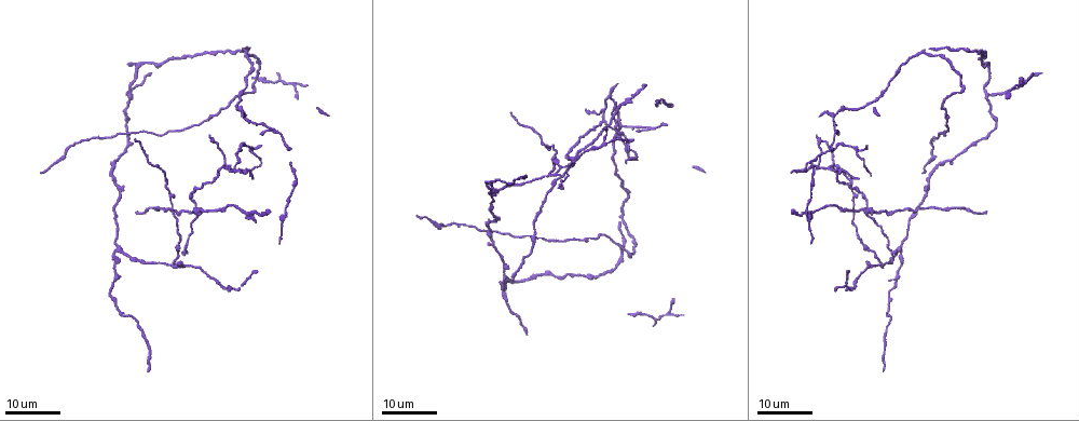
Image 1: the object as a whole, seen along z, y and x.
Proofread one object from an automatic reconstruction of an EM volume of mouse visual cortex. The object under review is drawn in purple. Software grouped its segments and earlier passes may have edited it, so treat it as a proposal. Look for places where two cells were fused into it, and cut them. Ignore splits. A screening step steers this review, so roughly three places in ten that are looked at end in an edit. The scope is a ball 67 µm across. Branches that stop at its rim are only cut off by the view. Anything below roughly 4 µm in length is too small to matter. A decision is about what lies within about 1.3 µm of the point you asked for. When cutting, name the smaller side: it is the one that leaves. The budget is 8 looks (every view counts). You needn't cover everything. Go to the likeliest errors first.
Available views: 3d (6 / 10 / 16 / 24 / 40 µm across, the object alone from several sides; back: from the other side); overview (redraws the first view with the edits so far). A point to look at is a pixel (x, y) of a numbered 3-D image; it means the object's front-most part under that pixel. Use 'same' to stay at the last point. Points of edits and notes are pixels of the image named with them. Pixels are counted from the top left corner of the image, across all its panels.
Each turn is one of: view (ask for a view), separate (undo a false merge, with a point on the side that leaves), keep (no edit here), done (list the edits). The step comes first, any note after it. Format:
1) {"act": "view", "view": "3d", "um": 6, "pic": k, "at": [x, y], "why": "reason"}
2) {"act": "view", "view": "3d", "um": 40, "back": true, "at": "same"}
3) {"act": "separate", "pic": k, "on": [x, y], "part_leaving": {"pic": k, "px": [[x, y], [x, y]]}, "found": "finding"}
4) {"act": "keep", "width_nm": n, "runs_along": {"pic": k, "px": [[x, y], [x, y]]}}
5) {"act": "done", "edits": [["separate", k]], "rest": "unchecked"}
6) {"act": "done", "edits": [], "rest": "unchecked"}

{"act": "view", "view": "3d", "um": 16, "pic": 1, "at": [882, 260], "why": "arms run side by side"}

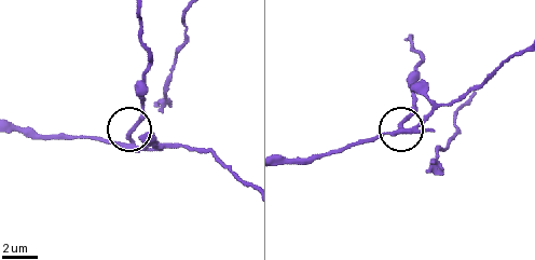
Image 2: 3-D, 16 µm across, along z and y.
{"act": "view", "view": "3d", "um": 10, "pic": 2, "at": [129, 136], "why": "closer look"}

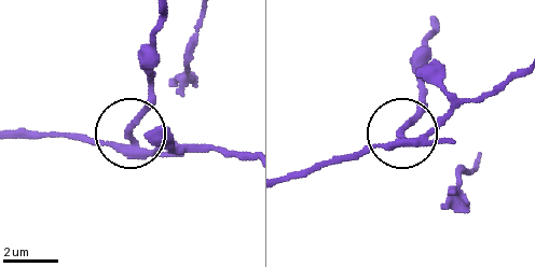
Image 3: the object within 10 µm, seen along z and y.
{"act": "separate", "pic": 3, "on": [455, 142], "side_arm_um": 21, "arms": 4, "found": "two cells meet here"}

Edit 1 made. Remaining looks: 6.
{"act": "view", "view": "overview", "why": "see it whole again"}

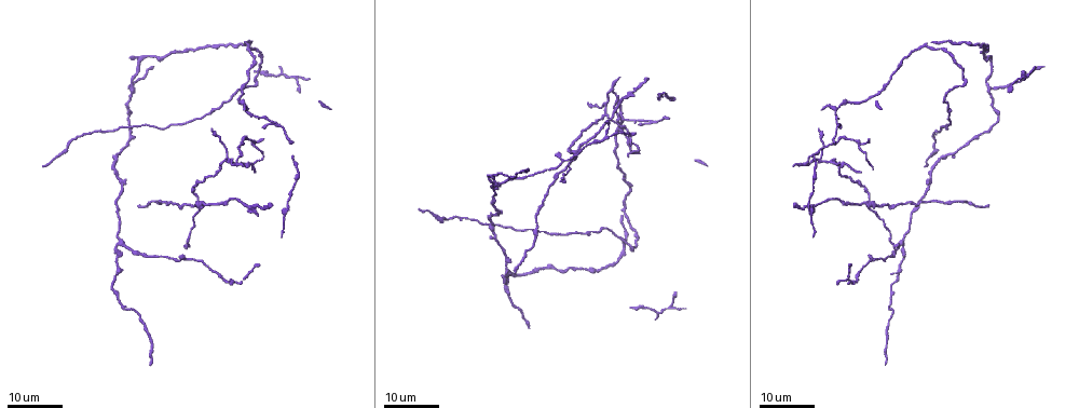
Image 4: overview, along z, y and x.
{"act": "view", "view": "3d", "um": 24, "pic": 4, "at": [831, 163], "why": "a fork"}

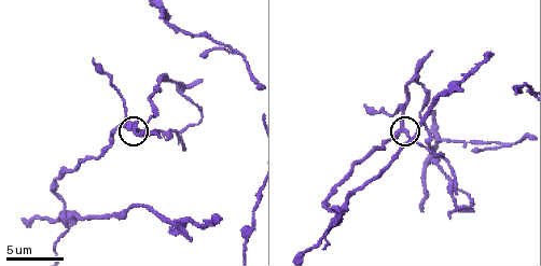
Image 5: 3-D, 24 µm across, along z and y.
{"act": "view", "view": "3d", "um": 10, "pic": 5, "at": [404, 130]}

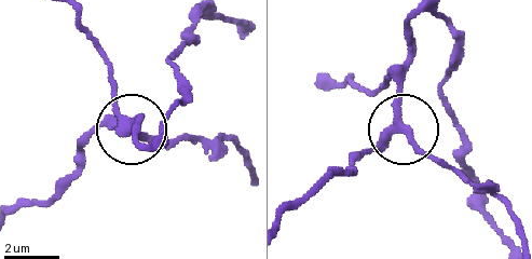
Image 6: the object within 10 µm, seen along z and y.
{"act": "keep", "side_arm_um": 9, "runs_along": {"pic": 6, "px": [[16, 206], [51, 196], [99, 130], [202, 141]]}, "found": "one cell here"}

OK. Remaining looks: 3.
{"act": "view", "view": "3d", "um": 10, "pic": 5, "at": [69, 213], "why": "arms part here"}

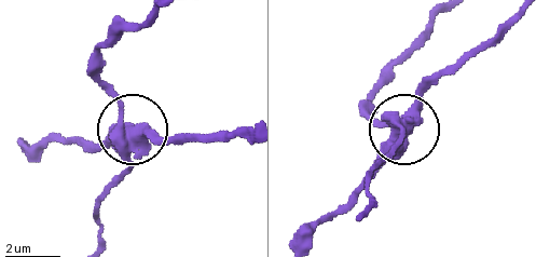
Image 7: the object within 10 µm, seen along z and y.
{"act": "separate", "pic": 7, "on": [418, 91], "side_arm_um": 20, "found": "two cells meet here"}

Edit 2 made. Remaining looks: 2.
{"act": "view", "view": "3d", "um": 24, "pic": 4, "at": [990, 86], "why": "branch point"}

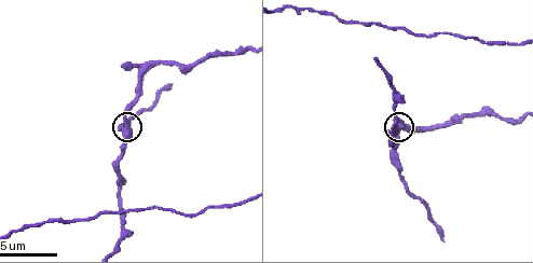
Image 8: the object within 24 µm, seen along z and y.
{"act": "view", "view": "3d", "um": 6, "pic": 8, "at": [124, 128]}

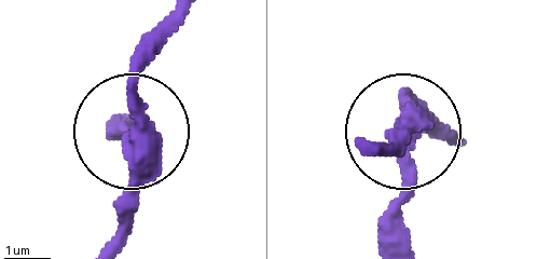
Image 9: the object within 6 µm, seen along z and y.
{"act": "keep", "width_nm": 360, "runs_along": {"pic": 9, "px": [[376, 146], [399, 122], [399, 246]]}, "found": "continuous, no second cell"}

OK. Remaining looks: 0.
{"act": "done", "edits": [["separate", 3], ["separate", 7]], "rest": "unchecked"}

